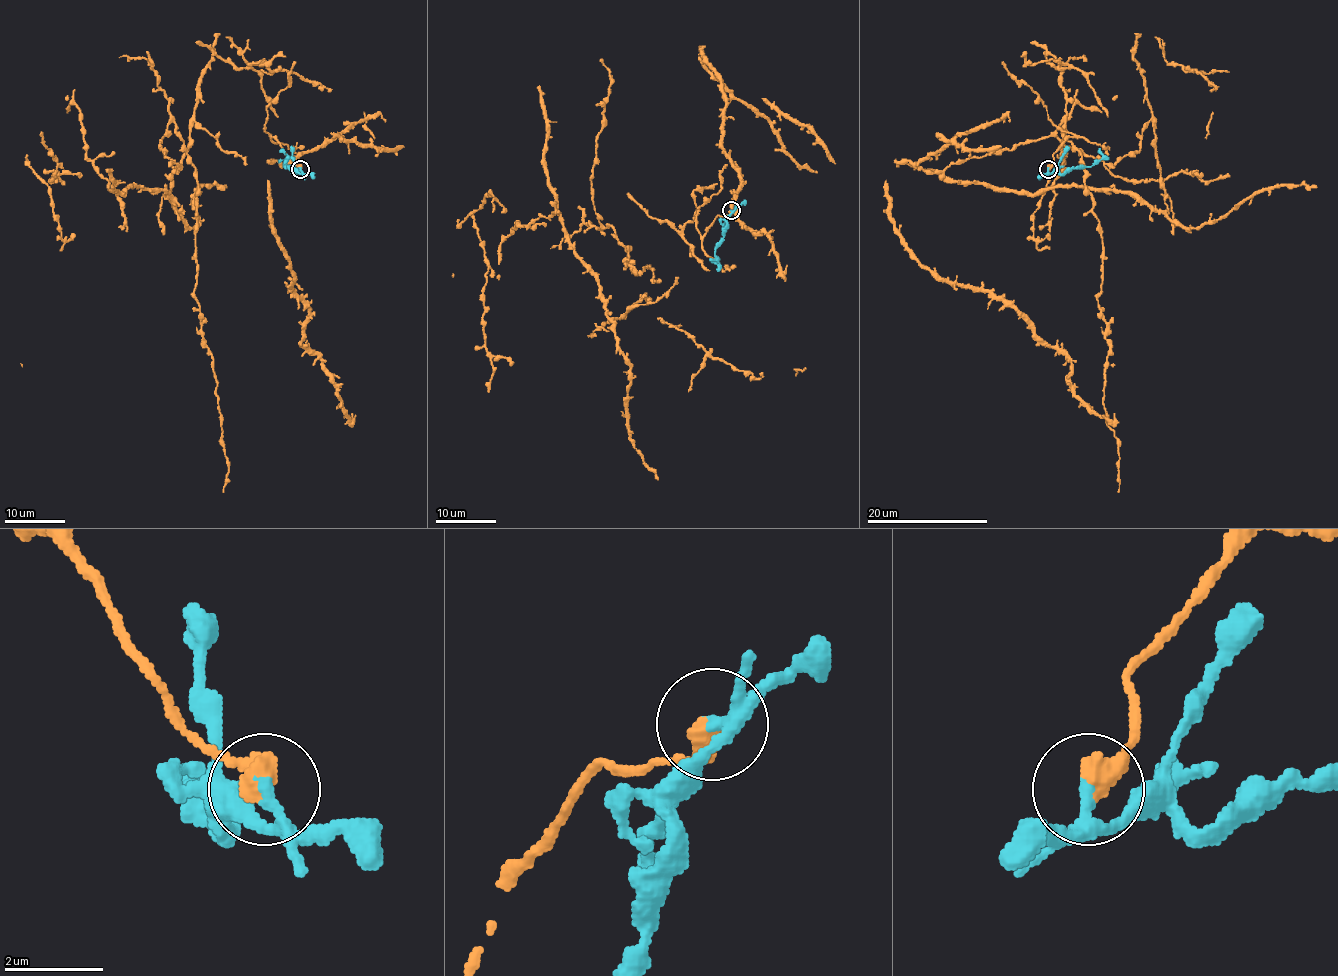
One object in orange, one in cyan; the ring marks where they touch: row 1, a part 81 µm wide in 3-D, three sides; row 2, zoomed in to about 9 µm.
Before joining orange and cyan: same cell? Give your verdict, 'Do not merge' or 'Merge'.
Do not merge

